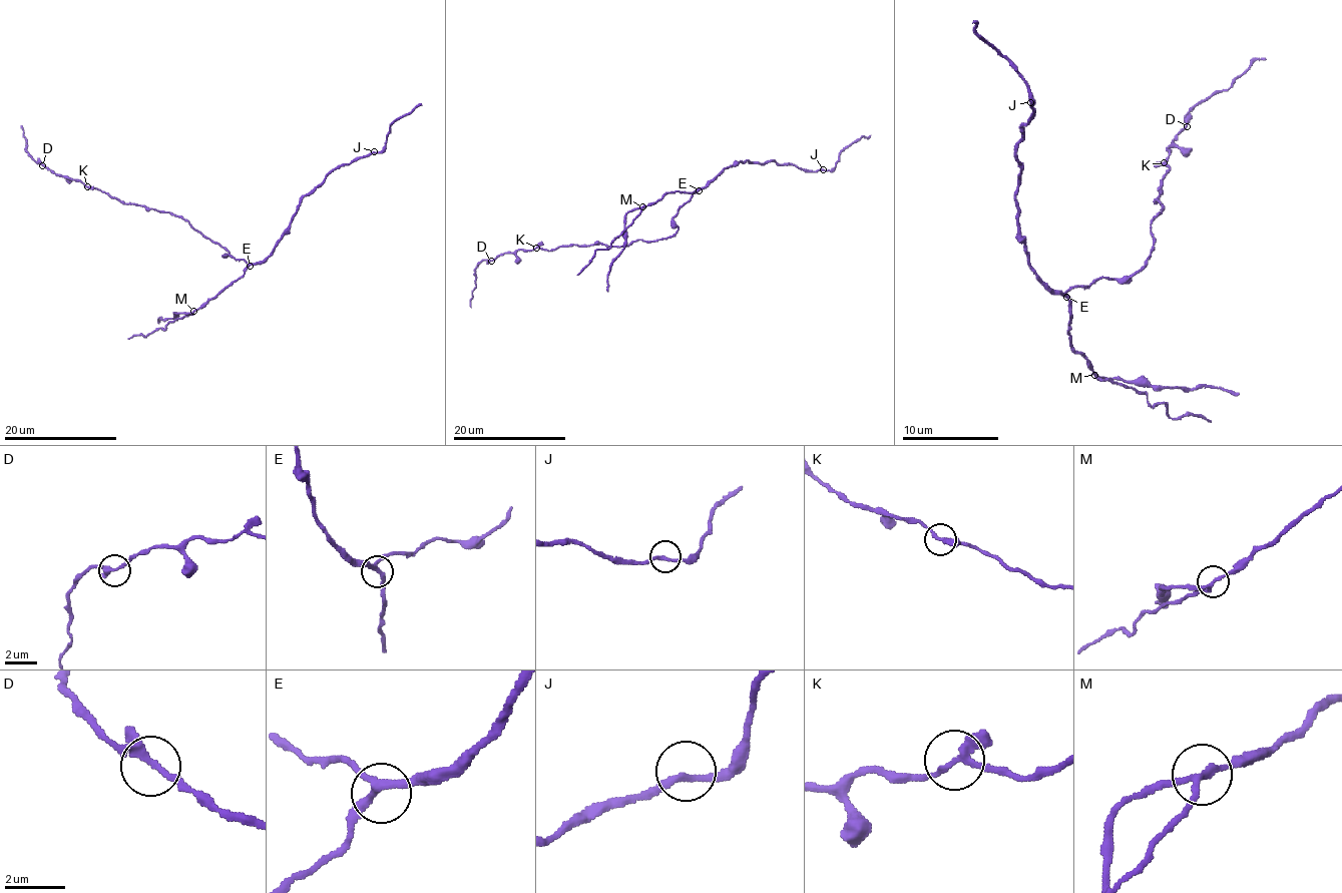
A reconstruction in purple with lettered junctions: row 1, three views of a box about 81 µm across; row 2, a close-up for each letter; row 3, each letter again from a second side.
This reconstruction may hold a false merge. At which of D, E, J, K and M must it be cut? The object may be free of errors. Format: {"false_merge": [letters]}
{"false_merge": ["M"]}

